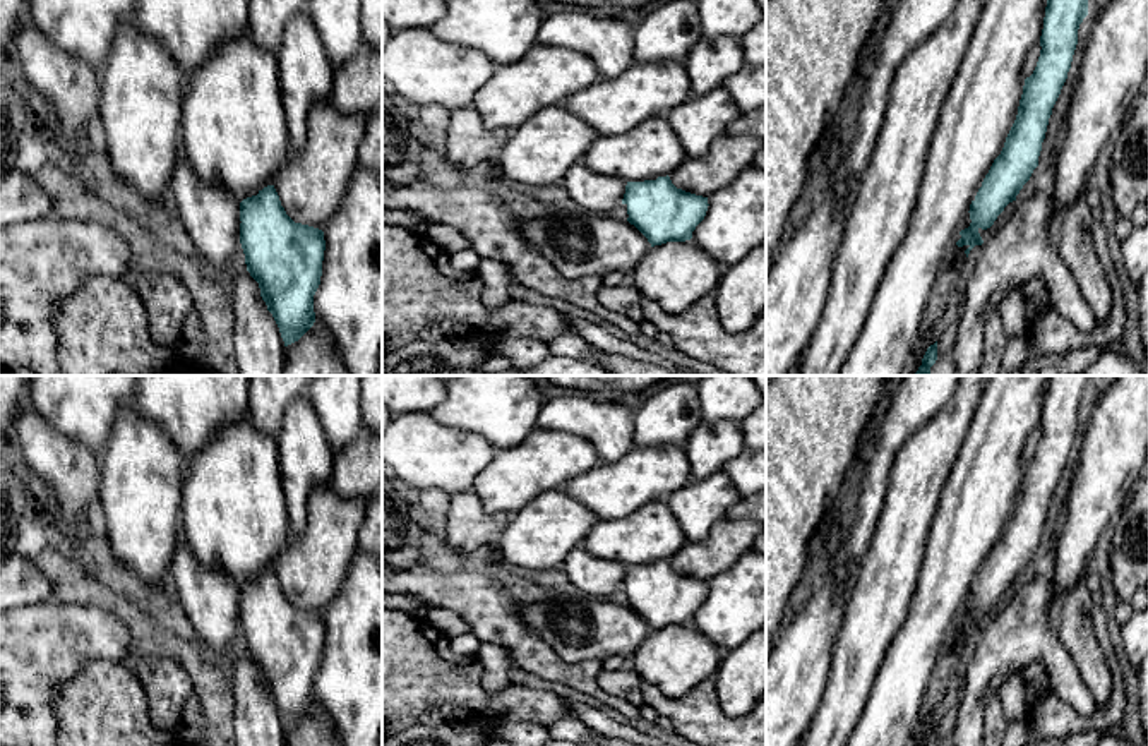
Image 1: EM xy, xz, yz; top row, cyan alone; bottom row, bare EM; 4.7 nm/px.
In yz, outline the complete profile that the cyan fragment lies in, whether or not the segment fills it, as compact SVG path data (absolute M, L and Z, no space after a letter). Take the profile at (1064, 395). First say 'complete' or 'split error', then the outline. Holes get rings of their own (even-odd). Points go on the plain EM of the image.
split error; M1050 376L1037 451L1025 463L1018 499L1004 532L970 588L961 623L956 626L966 635L958 636L956 643L966 645L970 635L984 628L985 614L1009 587L1016 585L1038 550L1049 502L1071 453L1078 413L1088 400L1088 379L1090 376Z

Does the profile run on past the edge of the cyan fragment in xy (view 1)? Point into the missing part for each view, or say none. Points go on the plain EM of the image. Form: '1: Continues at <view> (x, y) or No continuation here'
1: No continuation here

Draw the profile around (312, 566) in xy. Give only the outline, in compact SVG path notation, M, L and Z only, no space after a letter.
M331 484L312 492L305 532L290 532L274 559L281 590L295 607L324 616L344 585L365 513L362 499L339 497Z

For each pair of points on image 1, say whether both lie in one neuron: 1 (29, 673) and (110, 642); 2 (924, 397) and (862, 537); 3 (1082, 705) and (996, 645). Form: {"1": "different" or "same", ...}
{"1": "same", "2": "same", "3": "same"}

